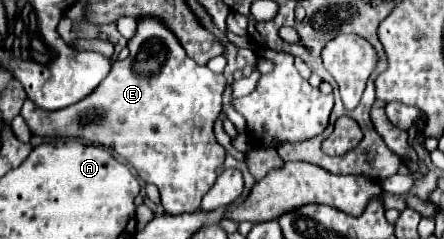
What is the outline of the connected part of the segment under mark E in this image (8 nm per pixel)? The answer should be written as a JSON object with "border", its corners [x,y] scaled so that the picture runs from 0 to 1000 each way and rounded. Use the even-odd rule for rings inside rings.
{"border":[[[318,79],[309,96],[309,138],[291,172],[291,205],[291,238],[259,255],[232,347],[187,423],[110,473],[74,448],[74,423],[61,414],[43,481],[56,498],[74,565],[191,573],[255,623],[300,690],[318,757],[354,774],[372,891],[403,900],[444,883],[457,816],[480,782],[489,715],[507,674],[507,623],[489,598],[480,523],[498,473],[498,389],[511,339],[502,314],[489,314],[475,289],[453,280],[435,247],[426,247],[417,205],[399,180],[399,155],[381,121],[372,121],[367,96],[354,96],[354,79]]]}

